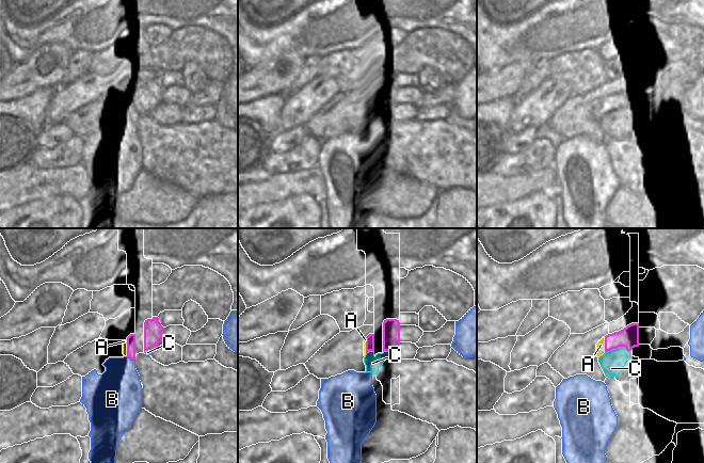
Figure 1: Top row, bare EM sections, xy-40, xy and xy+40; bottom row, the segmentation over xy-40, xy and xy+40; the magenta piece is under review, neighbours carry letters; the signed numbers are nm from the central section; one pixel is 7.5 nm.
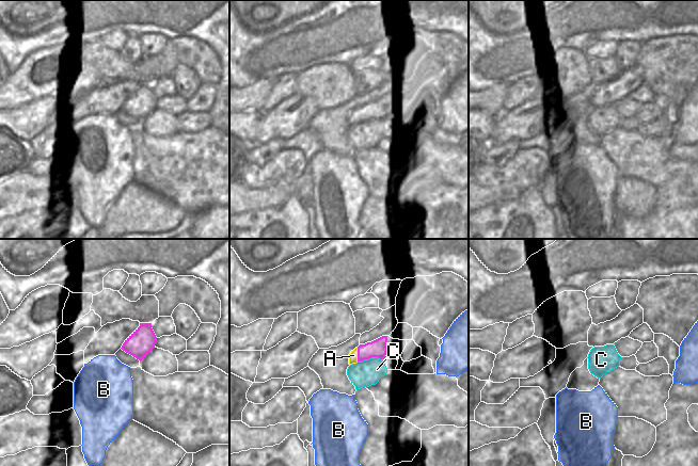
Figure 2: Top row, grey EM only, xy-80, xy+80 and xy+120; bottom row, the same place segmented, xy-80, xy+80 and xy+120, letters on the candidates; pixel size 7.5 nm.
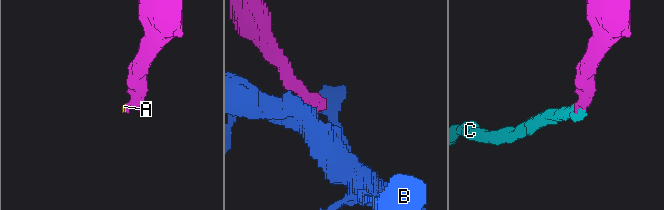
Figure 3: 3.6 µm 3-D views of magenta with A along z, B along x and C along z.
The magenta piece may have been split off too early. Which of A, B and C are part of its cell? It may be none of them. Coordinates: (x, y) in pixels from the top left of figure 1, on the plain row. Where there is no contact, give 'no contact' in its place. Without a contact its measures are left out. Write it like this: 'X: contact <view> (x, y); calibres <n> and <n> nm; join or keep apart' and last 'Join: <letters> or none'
A: contact xy+40 (605, 106); calibres 160 and 60 nm; keep apart
B: contact xy-40 (130, 120); calibres 60 and 340 nm; keep apart
C: contact xy+40 (617, 108); calibres 160 and 180 nm; join
Join: C

